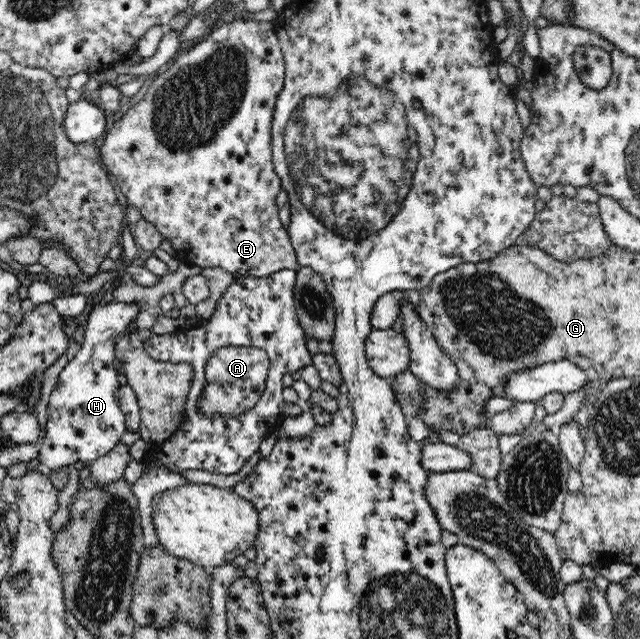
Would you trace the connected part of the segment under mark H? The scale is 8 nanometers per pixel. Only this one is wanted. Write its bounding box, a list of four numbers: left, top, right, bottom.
[36,301,140,476]

